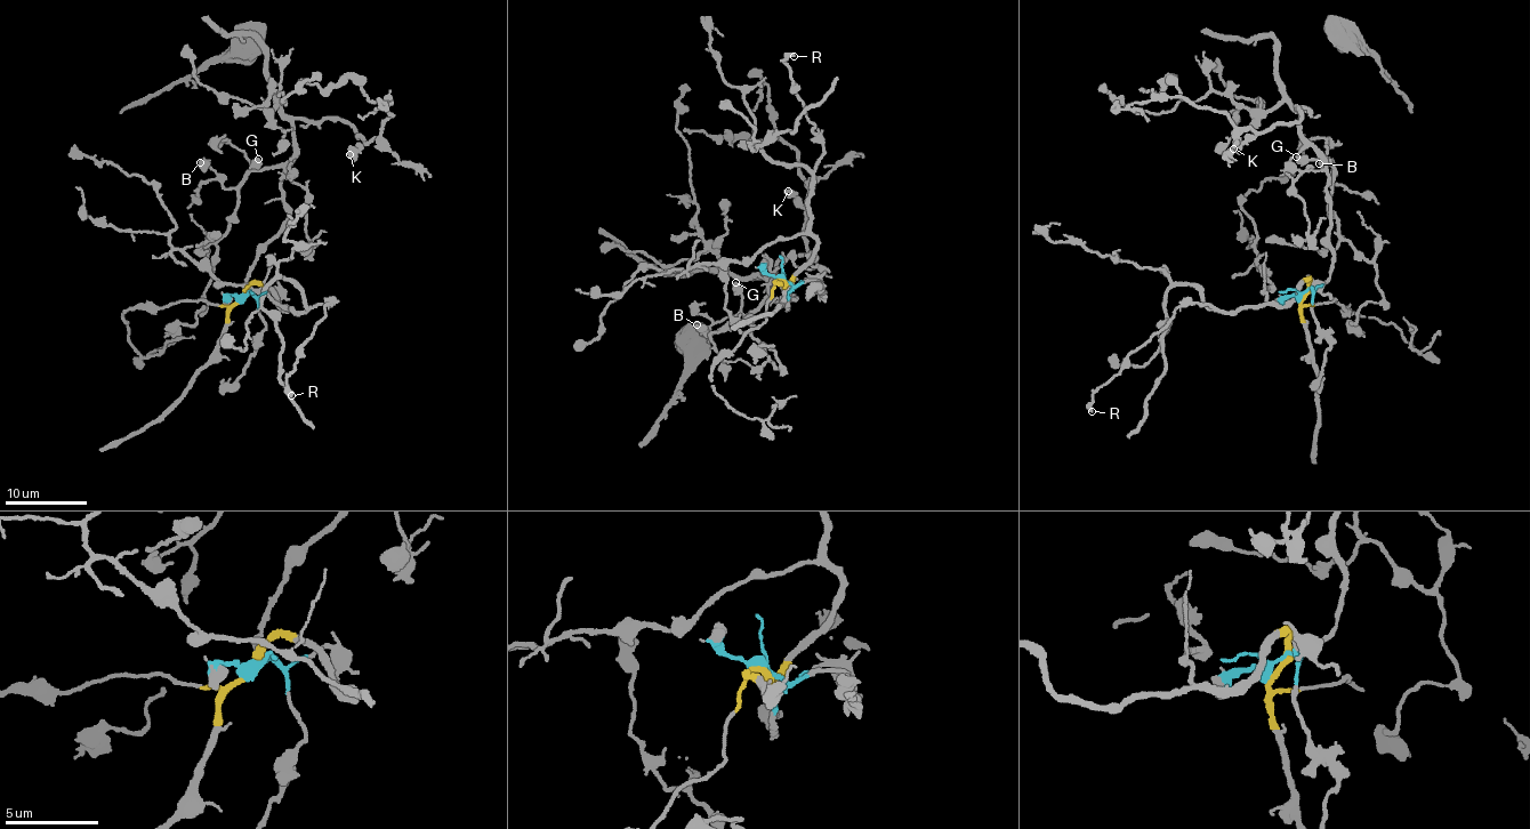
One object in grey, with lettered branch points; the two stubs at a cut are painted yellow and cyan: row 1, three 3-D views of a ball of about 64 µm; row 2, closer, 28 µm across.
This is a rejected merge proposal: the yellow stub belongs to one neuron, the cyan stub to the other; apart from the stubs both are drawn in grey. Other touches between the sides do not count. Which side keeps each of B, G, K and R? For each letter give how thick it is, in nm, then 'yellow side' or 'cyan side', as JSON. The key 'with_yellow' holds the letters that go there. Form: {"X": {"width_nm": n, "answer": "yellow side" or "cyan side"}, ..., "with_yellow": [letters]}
{"B": {"width_nm": 360, "answer": "cyan side"}, "G": {"width_nm": 550, "answer": "cyan side"}, "K": {"width_nm": 700, "answer": "cyan side"}, "R": {"width_nm": 320, "answer": "yellow side"}, "with_yellow": ["R"]}

